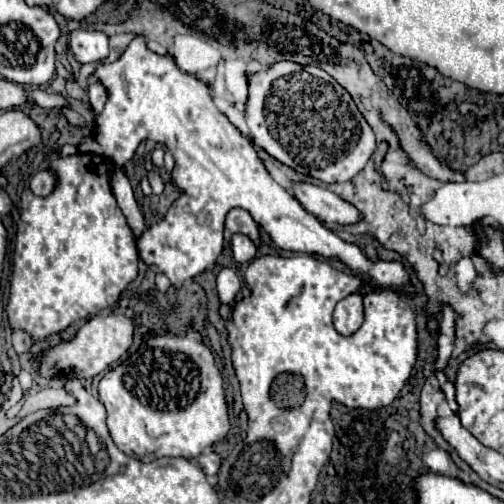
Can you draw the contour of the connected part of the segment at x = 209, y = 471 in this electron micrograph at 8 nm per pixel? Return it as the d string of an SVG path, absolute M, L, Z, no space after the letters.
M212 448L204 450L200 456L198 456L198 464L200 468L204 470L208 482L214 486L216 484L216 474L218 474L218 468L220 468L220 462L222 462L222 456L218 456L216 452L212 452Z

